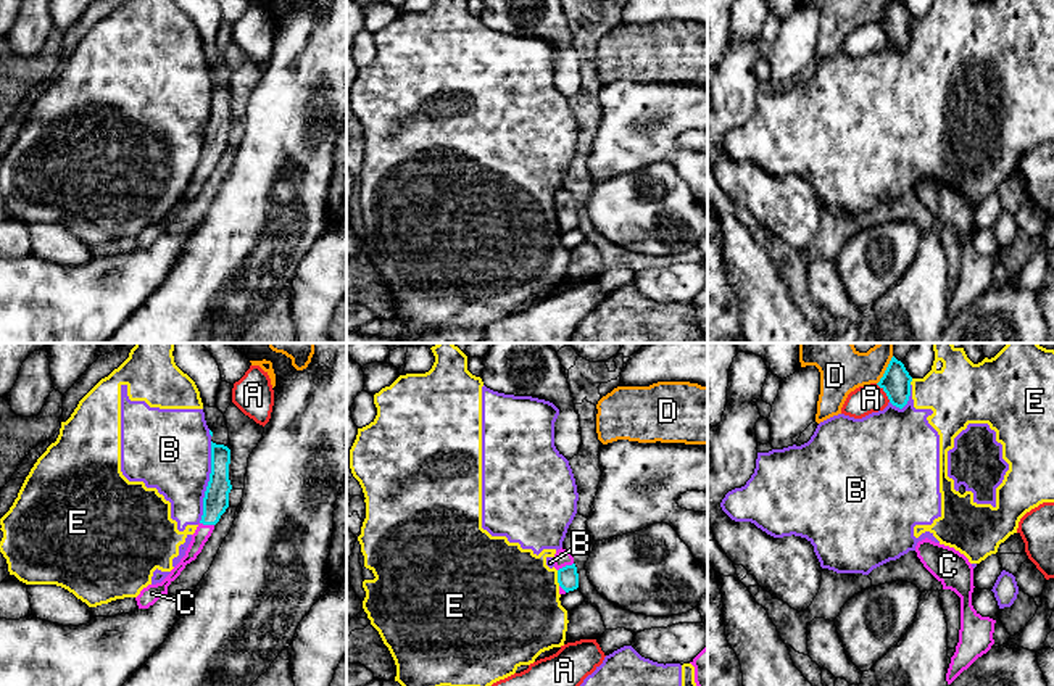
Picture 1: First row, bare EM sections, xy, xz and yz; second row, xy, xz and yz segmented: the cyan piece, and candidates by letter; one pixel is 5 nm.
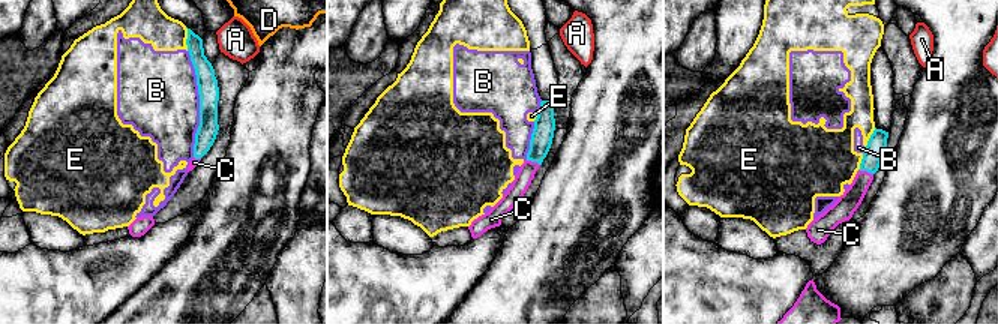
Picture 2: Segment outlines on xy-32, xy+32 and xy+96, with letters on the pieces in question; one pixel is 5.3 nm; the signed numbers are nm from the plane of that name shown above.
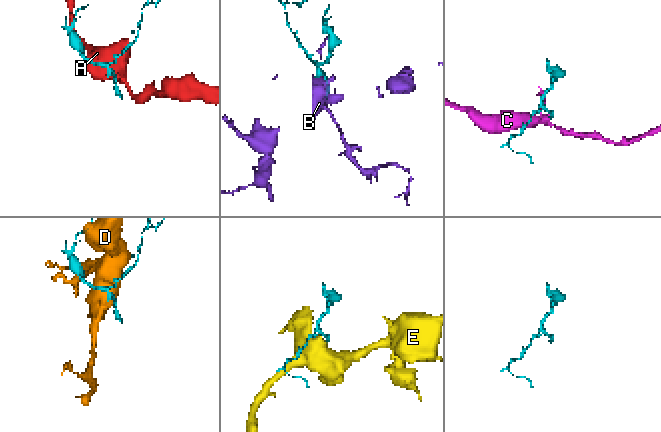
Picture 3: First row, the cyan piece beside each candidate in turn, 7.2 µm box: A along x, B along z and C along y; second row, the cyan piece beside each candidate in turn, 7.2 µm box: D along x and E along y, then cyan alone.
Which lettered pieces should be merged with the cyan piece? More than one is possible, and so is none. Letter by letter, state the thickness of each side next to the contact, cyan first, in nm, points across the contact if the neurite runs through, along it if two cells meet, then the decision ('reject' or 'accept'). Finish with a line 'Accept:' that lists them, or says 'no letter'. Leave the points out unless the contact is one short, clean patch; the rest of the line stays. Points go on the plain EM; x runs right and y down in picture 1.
A: calibres 140 and 140 nm; border yz (875, 23), (890, 41); reject
B: calibres 130 and 420 nm; reject
C: calibres 110 and 80 nm; way xz (568, 216), (566, 205), (561, 197); accept
D: calibres 140 and 180 nm; reject
E: calibres 110 and 480 nm; reject
Accept: C

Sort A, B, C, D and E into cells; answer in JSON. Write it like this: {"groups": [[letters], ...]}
{"groups": [["A"], ["B", "E"], ["C"], ["D"]]}

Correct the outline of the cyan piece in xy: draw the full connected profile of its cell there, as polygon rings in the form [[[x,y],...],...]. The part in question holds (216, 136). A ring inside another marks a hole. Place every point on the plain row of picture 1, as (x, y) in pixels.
[[[211,81],[211,113],[203,137],[203,155],[192,174],[192,180],[181,201],[171,209],[171,213],[156,224],[148,224],[135,237],[139,248],[148,248],[163,233],[168,233],[168,225],[181,214],[187,203],[197,198],[205,182],[211,176],[214,164],[229,147],[229,132],[232,129],[229,119],[230,89],[224,84]]]

